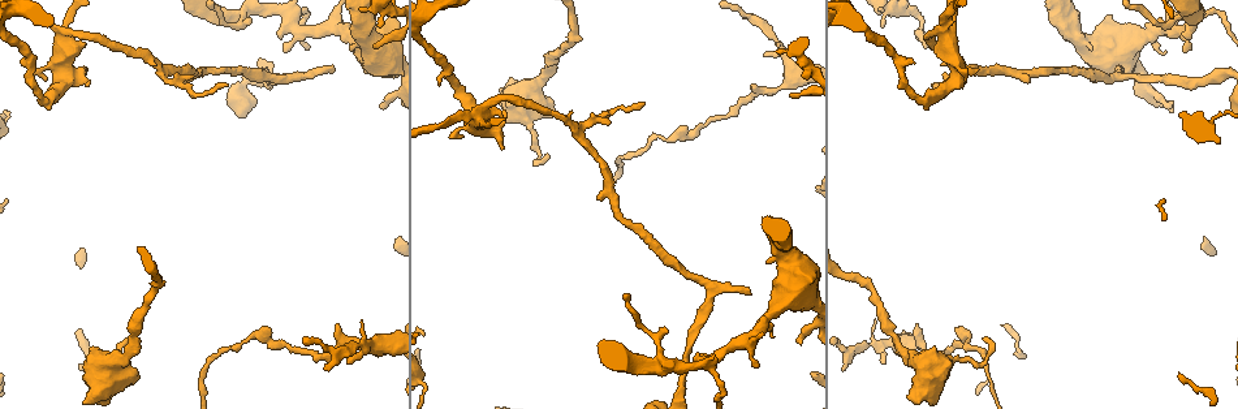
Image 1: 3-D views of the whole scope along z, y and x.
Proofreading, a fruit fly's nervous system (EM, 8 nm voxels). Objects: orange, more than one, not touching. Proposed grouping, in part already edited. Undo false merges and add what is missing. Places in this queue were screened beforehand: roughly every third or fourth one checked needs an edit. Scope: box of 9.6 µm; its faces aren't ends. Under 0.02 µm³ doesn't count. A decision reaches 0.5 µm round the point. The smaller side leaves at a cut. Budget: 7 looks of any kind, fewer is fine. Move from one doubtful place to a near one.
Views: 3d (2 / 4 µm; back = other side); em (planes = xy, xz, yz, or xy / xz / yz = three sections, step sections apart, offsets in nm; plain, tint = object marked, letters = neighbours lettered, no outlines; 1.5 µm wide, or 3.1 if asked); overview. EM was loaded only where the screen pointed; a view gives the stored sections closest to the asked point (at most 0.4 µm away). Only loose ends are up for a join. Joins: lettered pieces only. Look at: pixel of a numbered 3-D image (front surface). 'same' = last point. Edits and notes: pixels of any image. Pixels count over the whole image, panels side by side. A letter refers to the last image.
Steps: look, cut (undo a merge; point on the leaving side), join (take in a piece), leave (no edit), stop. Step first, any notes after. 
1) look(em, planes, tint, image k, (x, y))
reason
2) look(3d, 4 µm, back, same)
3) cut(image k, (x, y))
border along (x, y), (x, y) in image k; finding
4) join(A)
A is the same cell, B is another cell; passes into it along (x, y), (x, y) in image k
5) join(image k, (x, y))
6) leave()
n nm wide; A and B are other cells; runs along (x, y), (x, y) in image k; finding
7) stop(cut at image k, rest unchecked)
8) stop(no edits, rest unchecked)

look(em, planes, letters, image 1, (373, 46))
thin end

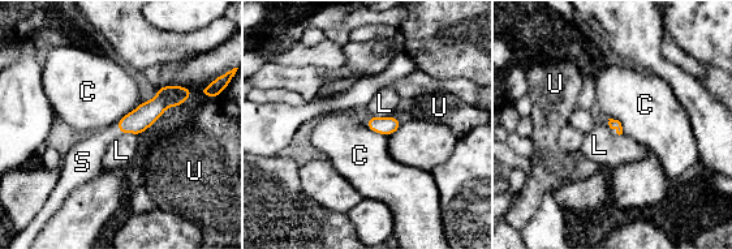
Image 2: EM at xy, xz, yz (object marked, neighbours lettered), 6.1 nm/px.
join(S)
S is the same cell, C, L and U are other cells; it goes on there

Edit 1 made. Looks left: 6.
look(3d, 4 µm, image 1, (932, 85))

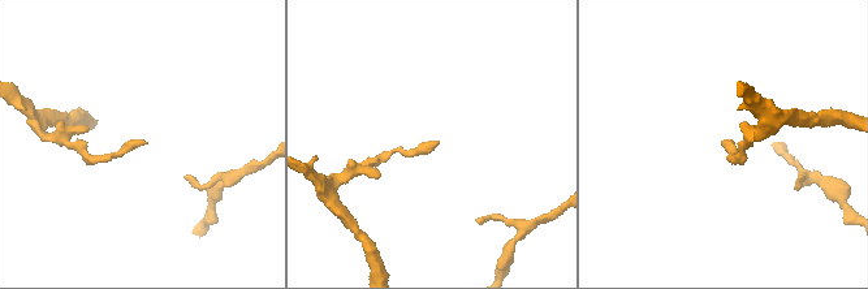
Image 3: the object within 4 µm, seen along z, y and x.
look(em, xy, step 8, letters, image 3, (439, 142))

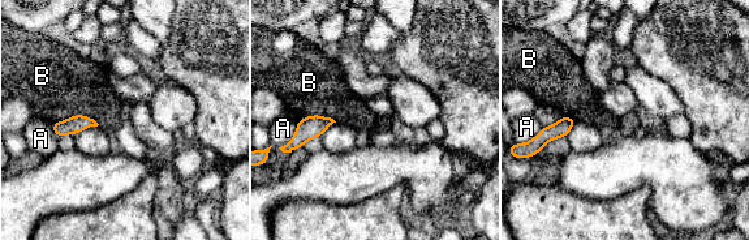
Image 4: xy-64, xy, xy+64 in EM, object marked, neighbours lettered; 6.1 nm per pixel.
look(em, planes, letters, same)
cut it another way

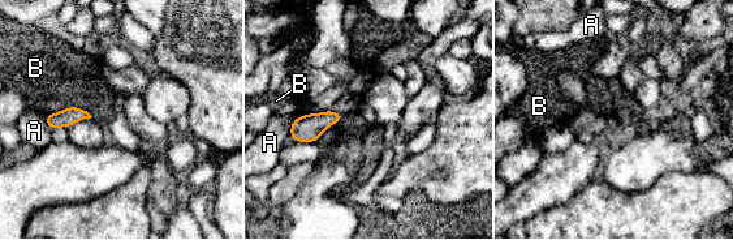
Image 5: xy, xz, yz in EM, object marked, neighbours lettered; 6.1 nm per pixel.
leave()
A and B are other cells; border along (43, 115), (81, 107), (93, 116) in image 5; none of them fits

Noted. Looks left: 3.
look(3d, 4 µm, image 1, (755, 368))

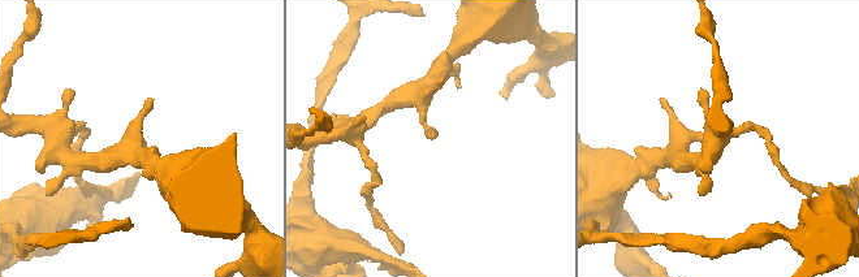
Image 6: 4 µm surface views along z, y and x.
look(em, yz, step 4, letters, image 6, (435, 137))

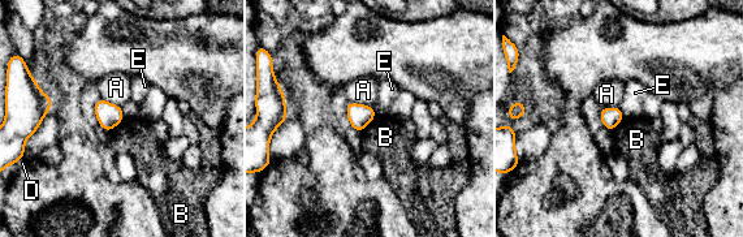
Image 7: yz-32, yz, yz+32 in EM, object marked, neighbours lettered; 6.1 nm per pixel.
leave()
A, B, D and E are other cells; border along (618, 107), (623, 117) in image 7; none of them fits

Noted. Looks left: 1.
stop(join at image 2, rest unchecked)

